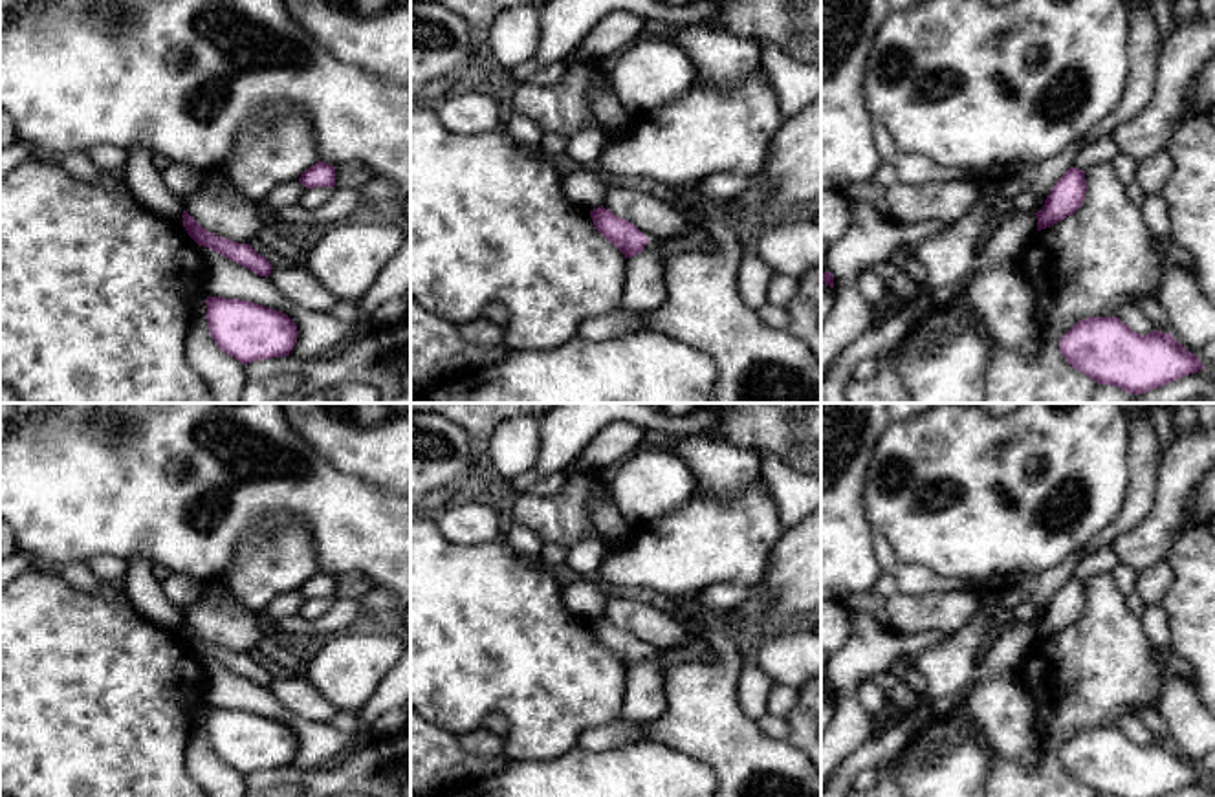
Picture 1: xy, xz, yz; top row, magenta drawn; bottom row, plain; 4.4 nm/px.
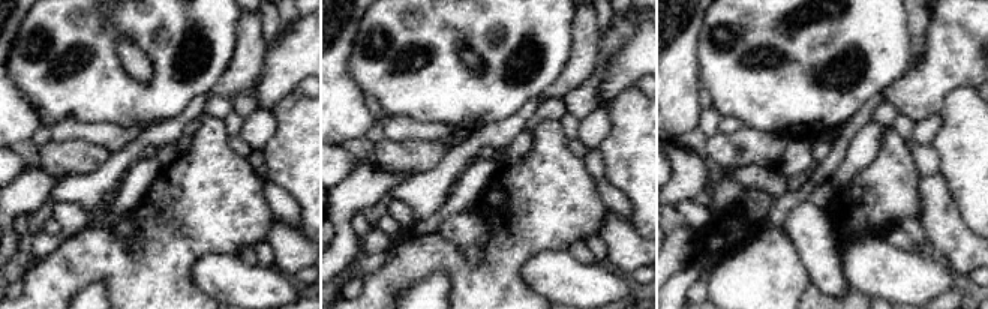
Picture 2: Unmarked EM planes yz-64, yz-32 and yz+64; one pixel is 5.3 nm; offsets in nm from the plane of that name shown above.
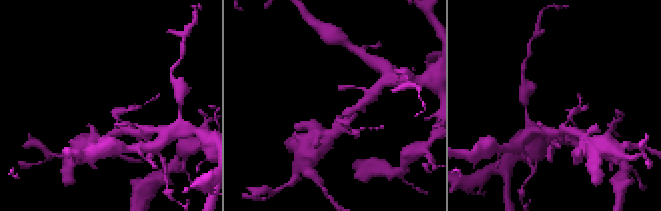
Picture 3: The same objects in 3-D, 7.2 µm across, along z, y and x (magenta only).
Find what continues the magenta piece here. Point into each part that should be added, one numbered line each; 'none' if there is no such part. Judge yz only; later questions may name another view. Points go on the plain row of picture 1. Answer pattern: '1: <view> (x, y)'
none

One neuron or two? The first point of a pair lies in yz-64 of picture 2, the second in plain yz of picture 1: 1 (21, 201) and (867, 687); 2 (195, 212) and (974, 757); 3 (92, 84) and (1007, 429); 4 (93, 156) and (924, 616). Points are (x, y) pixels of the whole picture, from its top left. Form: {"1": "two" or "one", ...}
{"1": "two", "2": "two", "3": "one", "4": "one"}

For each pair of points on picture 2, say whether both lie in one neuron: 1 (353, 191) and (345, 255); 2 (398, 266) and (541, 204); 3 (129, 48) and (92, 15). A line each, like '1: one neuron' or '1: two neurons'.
1: one neuron
2: one neuron
3: two neurons

